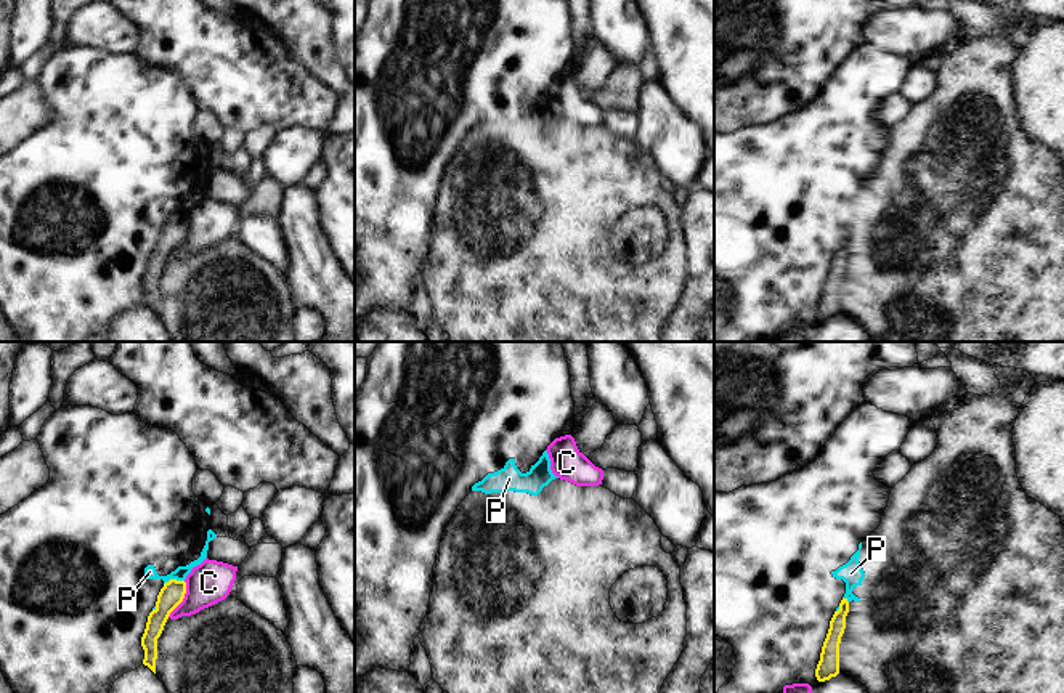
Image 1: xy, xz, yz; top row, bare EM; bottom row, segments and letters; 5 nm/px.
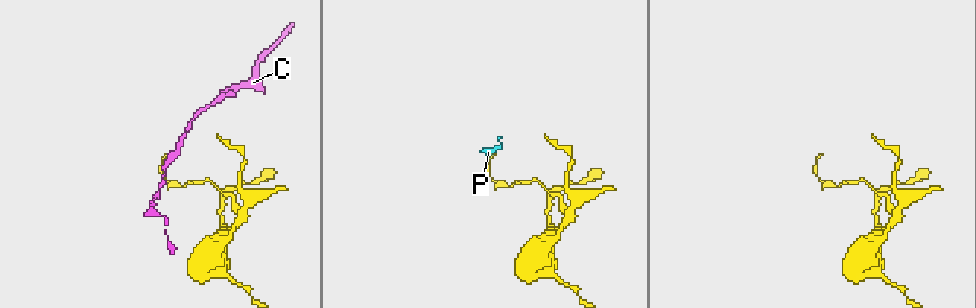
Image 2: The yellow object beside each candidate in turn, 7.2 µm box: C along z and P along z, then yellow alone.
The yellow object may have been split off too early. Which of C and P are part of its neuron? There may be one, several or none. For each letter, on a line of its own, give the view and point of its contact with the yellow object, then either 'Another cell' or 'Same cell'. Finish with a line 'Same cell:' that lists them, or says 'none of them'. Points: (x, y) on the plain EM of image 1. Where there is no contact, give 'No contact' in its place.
C: Touches yellow at xy (183, 238). Another cell
P: Touches yellow at xy (174, 220). Another cell
Same cell: none of them

